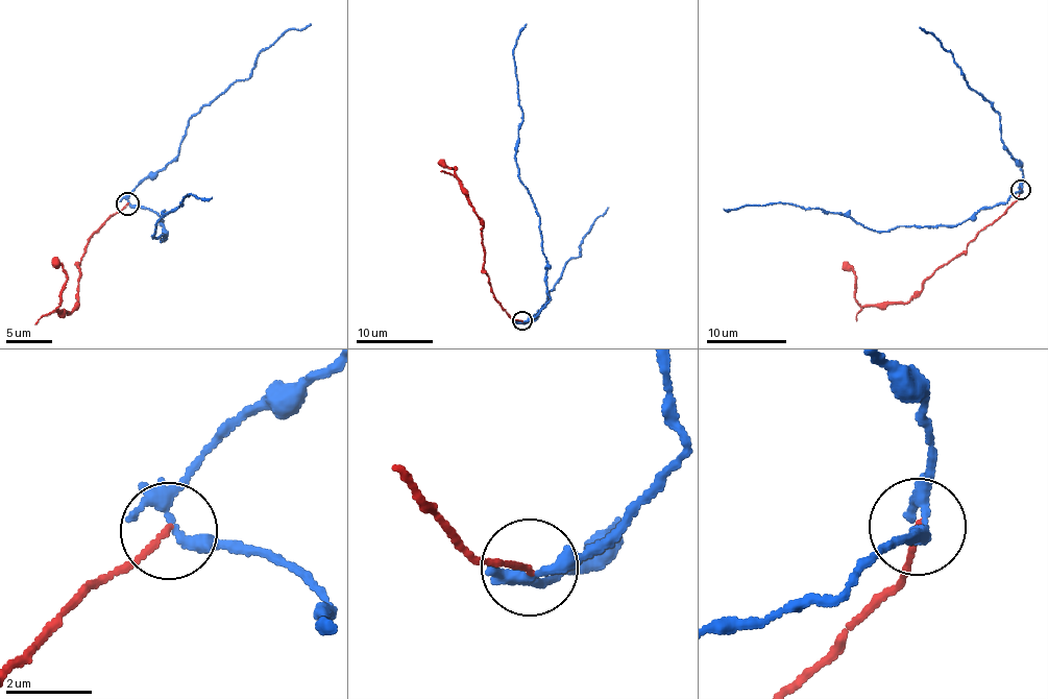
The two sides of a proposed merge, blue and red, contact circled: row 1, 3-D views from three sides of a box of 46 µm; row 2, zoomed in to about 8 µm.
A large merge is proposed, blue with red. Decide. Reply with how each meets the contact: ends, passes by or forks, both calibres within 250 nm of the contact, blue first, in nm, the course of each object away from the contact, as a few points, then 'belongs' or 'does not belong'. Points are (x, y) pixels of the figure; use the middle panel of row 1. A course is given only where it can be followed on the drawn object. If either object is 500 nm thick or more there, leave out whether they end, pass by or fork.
blue forks; red ends; calibres 200 and 120 nm; course blue (524, 320), (529, 320), (550, 296), (537, 209), (519, 178), (515, 154), (521, 121), (514, 45), (526, 23); course red (521, 320), (508, 316), (493, 294), (483, 268), (483, 225), (456, 173), (456, 167), (455, 169), (438, 163); does not belong

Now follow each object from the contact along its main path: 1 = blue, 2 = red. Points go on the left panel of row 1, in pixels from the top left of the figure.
1: (129, 205), (163, 220), (160, 240), (166, 237), (152, 237), (157, 222), (184, 195), (213, 196)
2: (127, 205), (107, 217), (91, 237), (78, 263), (78, 302), (68, 313), (57, 310), (66, 272), (53, 258)

